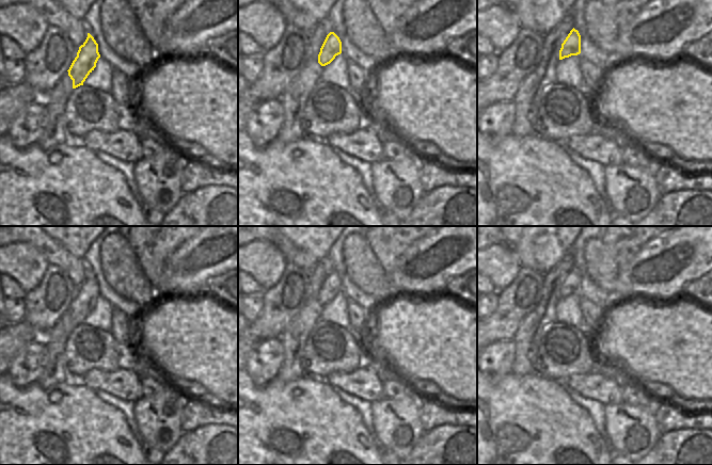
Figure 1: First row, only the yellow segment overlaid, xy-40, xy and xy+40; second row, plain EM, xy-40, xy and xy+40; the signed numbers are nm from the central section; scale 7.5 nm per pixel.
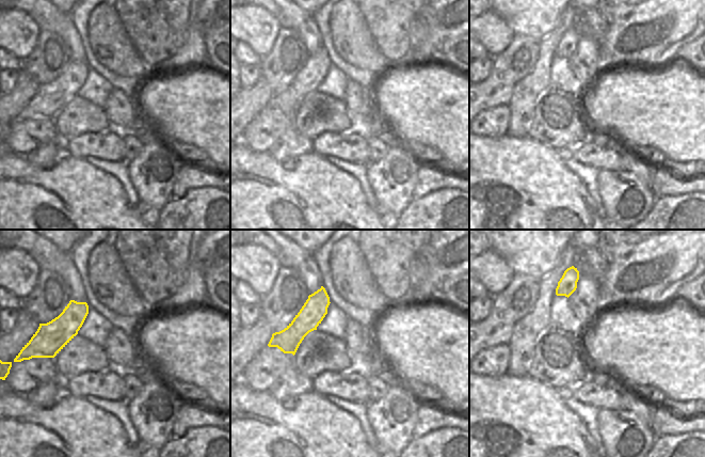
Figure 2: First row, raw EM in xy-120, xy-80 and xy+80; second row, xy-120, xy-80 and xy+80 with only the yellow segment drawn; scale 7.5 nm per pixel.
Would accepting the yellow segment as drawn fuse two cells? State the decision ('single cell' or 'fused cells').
single cell

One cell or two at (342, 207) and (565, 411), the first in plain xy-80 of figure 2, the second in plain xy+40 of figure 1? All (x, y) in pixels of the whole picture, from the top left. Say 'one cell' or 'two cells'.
one cell

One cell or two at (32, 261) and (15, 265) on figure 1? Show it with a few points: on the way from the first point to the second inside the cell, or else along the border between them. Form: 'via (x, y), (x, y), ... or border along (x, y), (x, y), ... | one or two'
via (28, 262), (19, 262) | one

